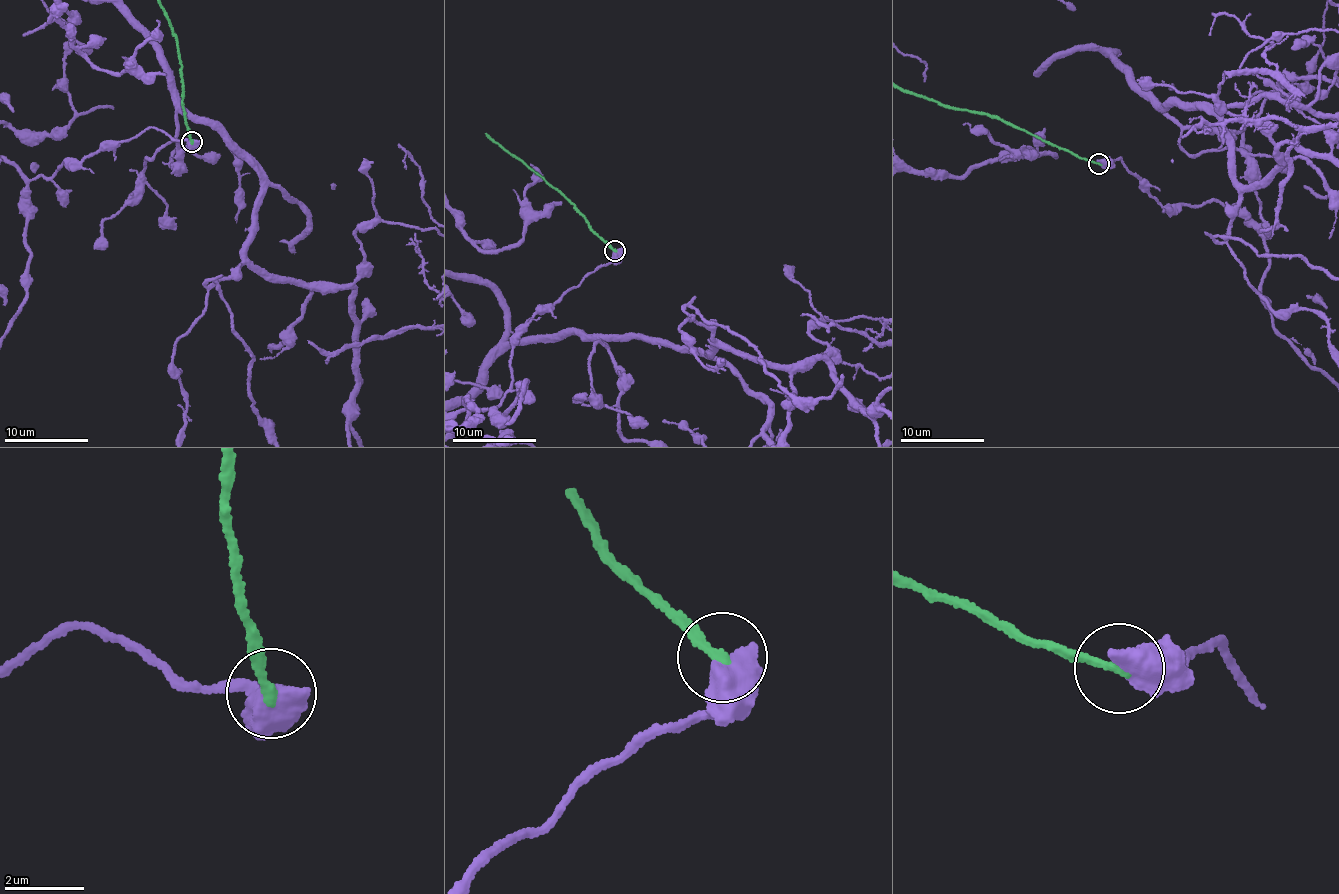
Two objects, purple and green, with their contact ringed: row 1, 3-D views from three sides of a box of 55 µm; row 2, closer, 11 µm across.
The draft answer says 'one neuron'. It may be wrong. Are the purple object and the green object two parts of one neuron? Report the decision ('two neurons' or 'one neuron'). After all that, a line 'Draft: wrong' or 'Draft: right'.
two neurons
Draft: wrong

